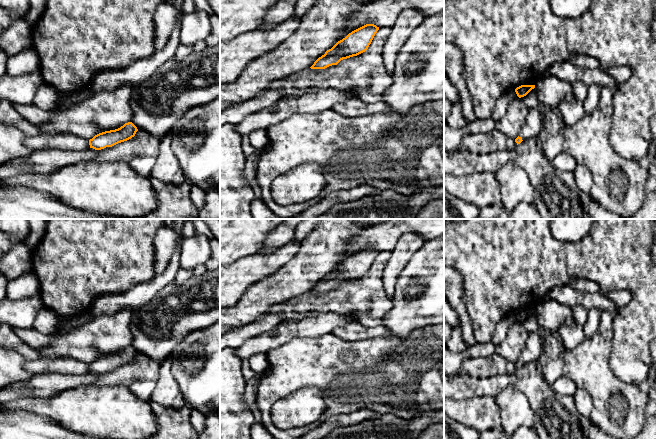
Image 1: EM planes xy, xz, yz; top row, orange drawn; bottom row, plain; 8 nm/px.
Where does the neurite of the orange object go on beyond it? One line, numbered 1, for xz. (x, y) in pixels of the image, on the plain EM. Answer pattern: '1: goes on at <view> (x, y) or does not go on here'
1: does not go on here

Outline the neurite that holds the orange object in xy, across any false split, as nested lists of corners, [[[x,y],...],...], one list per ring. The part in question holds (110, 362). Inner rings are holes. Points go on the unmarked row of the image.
[[[128,346],[118,353],[105,355],[95,359],[89,364],[89,369],[90,372],[95,374],[112,371],[118,367],[131,363],[135,360],[137,355],[137,351],[132,346]]]

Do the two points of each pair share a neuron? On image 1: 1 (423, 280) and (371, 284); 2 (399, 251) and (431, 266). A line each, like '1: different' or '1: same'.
1: different
2: different

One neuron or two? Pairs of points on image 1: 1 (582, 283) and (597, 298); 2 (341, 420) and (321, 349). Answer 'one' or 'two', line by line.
1: two
2: two

